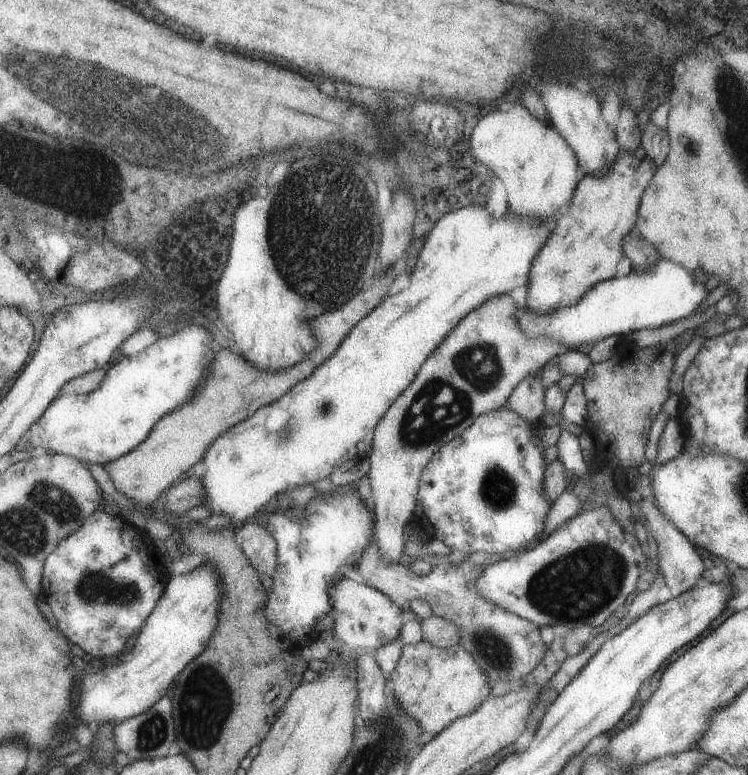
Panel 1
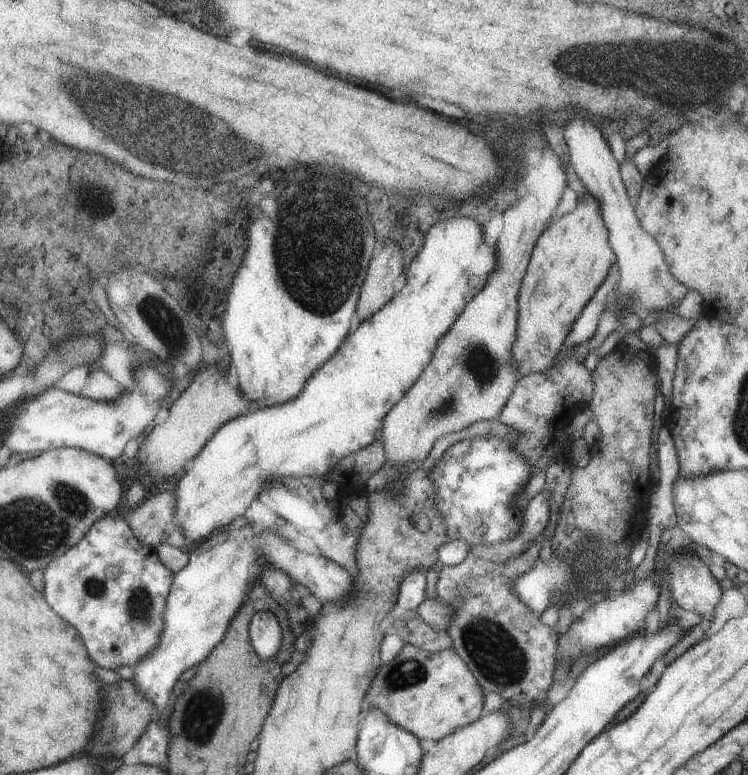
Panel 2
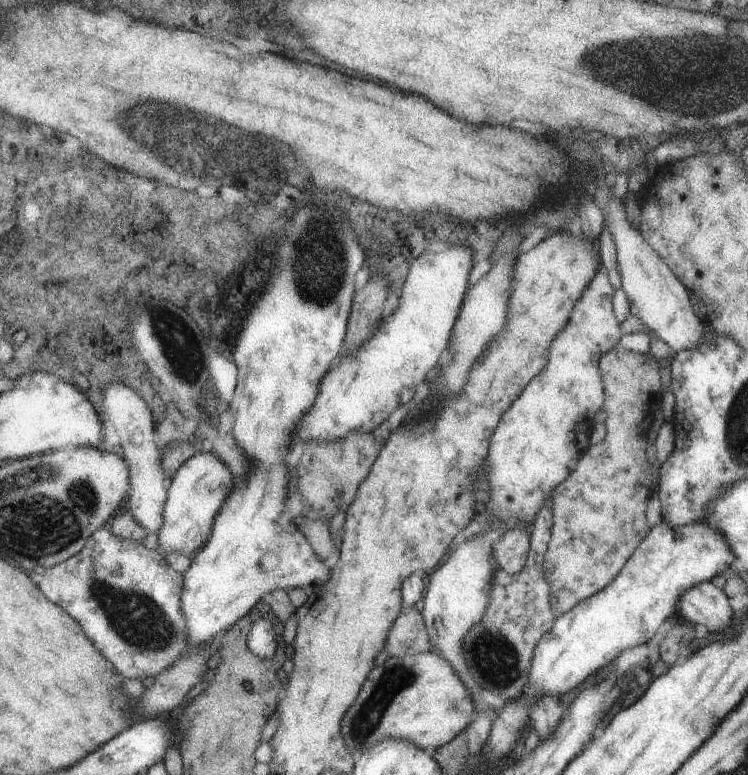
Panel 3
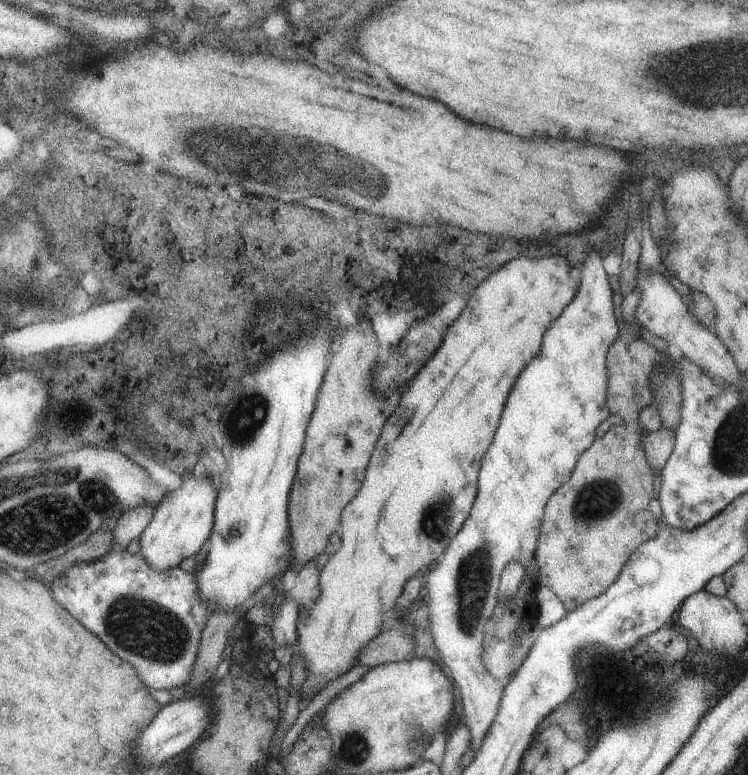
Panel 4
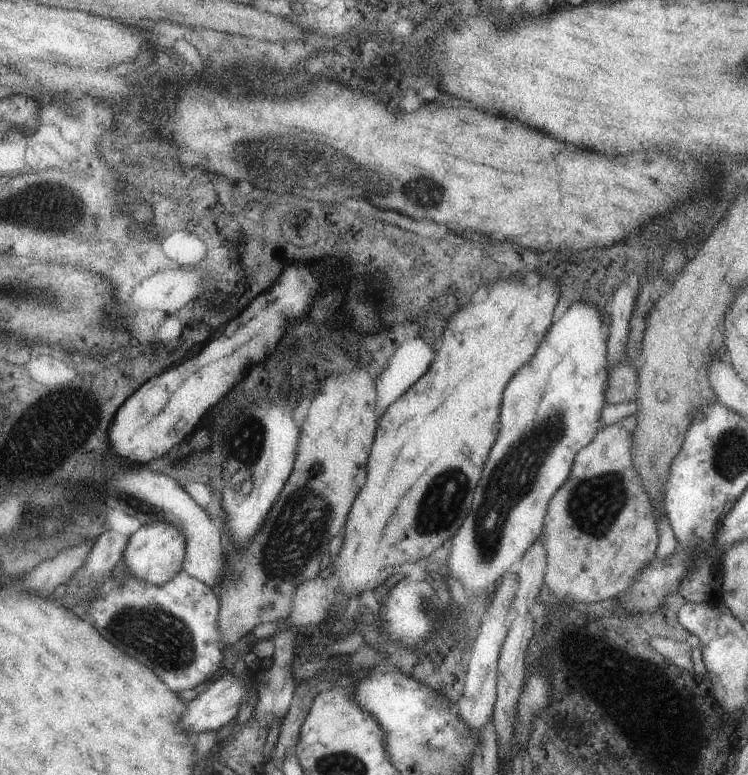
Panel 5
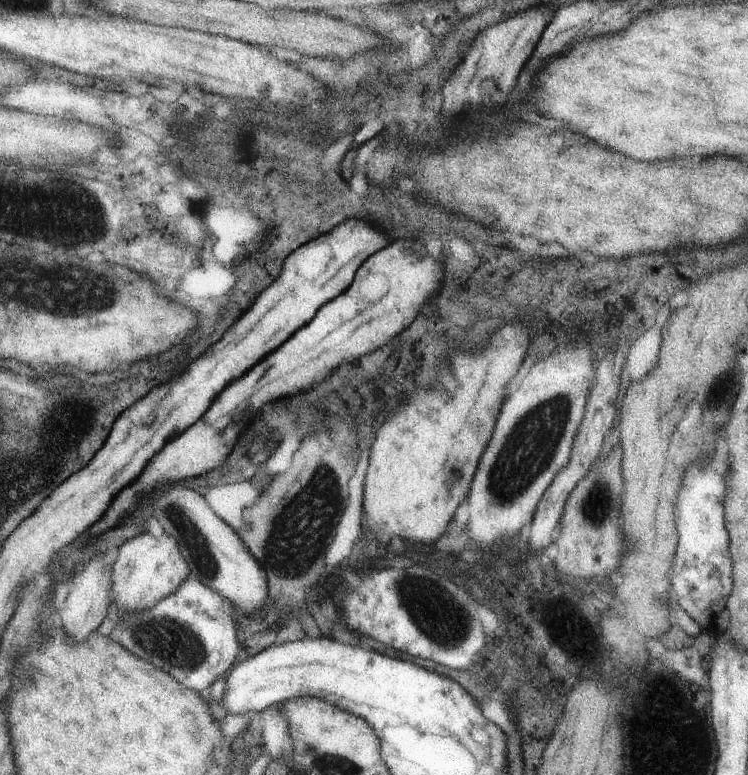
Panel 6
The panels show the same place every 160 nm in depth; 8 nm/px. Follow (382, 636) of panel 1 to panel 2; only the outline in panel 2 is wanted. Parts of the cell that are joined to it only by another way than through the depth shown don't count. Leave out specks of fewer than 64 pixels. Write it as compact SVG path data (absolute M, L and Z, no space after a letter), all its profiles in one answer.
M250 523L243 524L239 528L229 524L201 541L202 543L188 555L187 564L181 570L174 572L165 601L163 628L157 646L132 668L134 676L129 681L136 684L157 711L173 706L169 700L173 684L177 682L184 670L205 660L213 647L222 639L231 619L247 600L251 587L258 579L260 580L260 574L264 569L277 569L284 572L292 583L305 586L320 603L340 601L354 591L353 577L349 576L344 568L321 554L312 555L295 549L289 544L289 540L276 530L253 531L253 525Z

